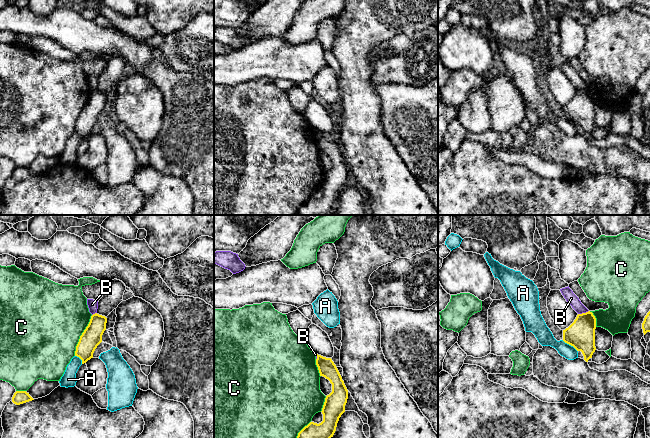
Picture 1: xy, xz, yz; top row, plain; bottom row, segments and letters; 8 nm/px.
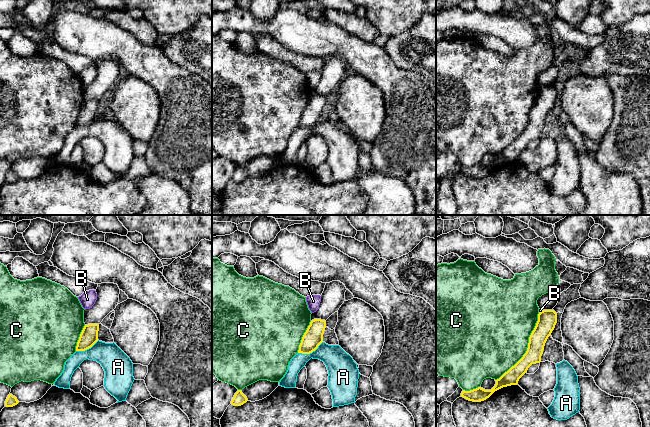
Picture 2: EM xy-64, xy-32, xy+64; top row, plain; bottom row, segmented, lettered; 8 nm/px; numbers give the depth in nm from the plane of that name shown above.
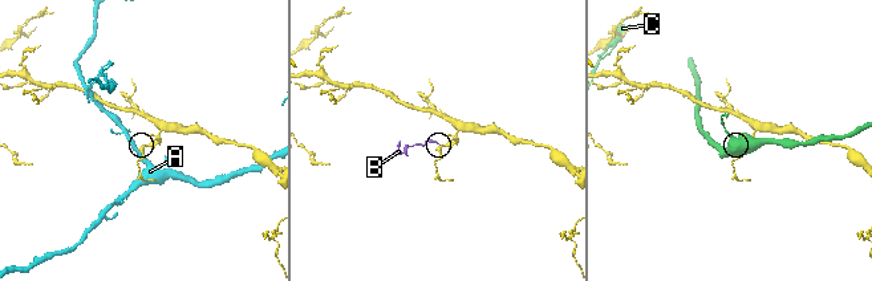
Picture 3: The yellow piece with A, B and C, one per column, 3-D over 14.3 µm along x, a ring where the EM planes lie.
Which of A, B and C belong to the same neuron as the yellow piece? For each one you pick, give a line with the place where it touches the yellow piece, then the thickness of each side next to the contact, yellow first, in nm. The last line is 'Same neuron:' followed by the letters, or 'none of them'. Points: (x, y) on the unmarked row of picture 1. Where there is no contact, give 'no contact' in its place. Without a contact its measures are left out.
Same neuron: none of them

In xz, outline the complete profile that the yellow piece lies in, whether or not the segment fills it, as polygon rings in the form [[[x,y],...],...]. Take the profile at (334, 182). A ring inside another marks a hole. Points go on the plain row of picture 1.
[[[317,130],[316,141],[320,152],[332,160],[332,168],[326,172],[322,184],[323,197],[319,200],[310,198],[299,209],[296,215],[330,215],[333,213],[337,199],[345,188],[348,166],[331,134]]]

